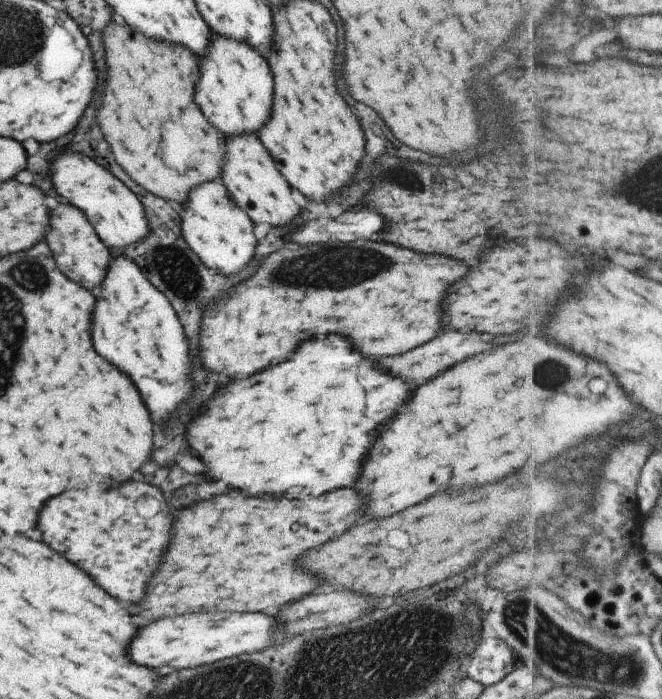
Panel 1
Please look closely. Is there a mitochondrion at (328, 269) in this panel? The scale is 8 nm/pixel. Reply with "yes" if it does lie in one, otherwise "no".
yes

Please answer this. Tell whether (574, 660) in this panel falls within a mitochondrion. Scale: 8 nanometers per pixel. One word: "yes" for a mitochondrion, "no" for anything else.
yes

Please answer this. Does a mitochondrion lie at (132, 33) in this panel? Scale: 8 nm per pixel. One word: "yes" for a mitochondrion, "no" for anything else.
no

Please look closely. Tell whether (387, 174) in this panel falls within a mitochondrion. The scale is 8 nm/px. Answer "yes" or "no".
yes

